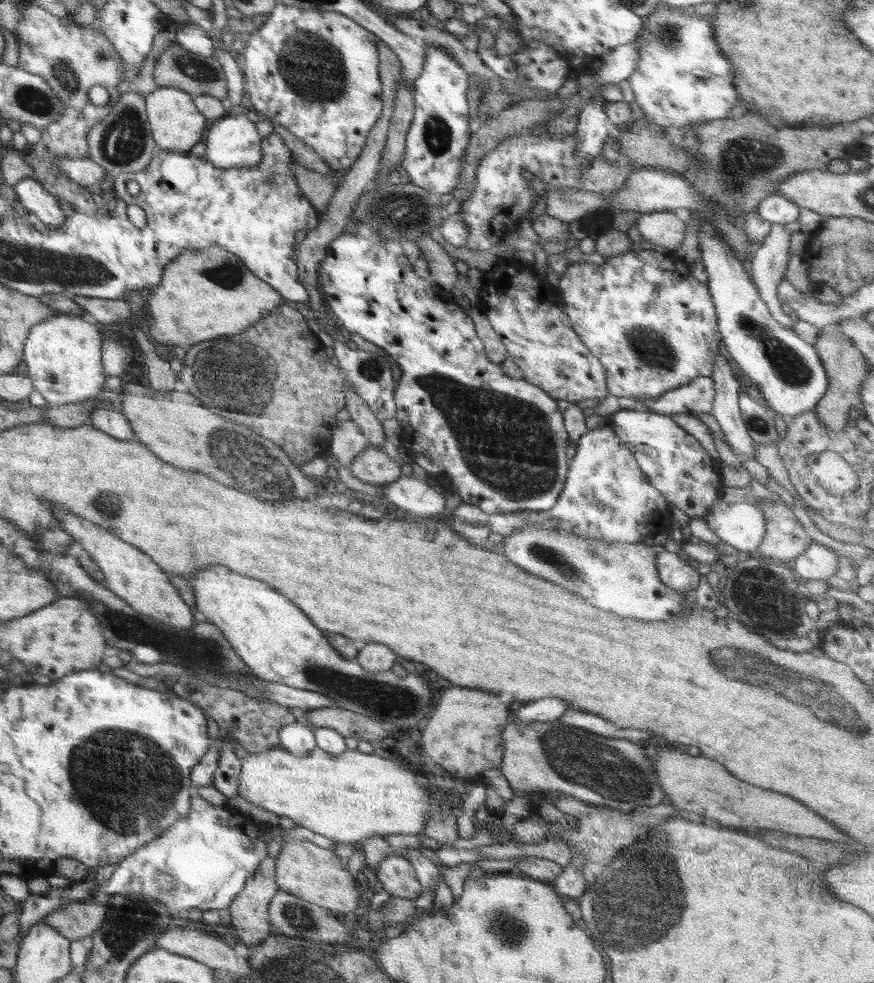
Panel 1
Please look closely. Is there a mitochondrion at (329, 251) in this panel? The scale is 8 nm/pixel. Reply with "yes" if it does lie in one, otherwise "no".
no

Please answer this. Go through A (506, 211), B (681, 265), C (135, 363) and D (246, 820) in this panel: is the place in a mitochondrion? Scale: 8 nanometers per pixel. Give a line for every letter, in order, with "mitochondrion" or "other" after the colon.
A: other
B: other
C: other
D: other

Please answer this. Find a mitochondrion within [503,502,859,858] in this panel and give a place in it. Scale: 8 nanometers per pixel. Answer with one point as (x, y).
(584, 760)

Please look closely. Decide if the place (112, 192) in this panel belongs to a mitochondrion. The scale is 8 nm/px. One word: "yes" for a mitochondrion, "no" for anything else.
no

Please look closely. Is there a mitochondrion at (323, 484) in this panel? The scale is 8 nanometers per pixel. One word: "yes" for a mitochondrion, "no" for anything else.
no

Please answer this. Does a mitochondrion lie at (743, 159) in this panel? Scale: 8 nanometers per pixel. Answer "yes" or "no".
yes

